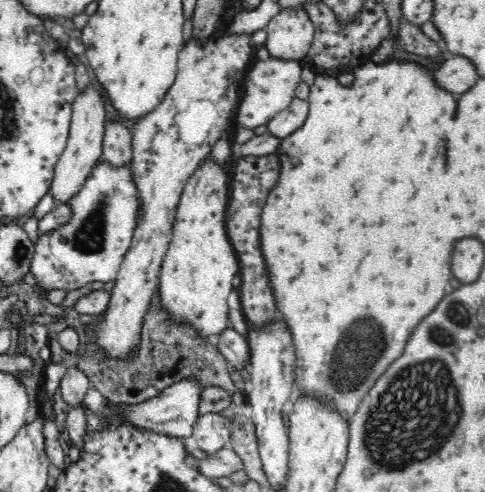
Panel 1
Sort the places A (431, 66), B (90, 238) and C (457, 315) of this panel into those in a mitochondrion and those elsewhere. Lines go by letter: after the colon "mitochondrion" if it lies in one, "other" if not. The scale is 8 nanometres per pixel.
A: other
B: mitochondrion
C: mitochondrion

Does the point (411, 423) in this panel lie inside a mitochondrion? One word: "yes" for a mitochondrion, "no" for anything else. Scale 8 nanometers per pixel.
yes

